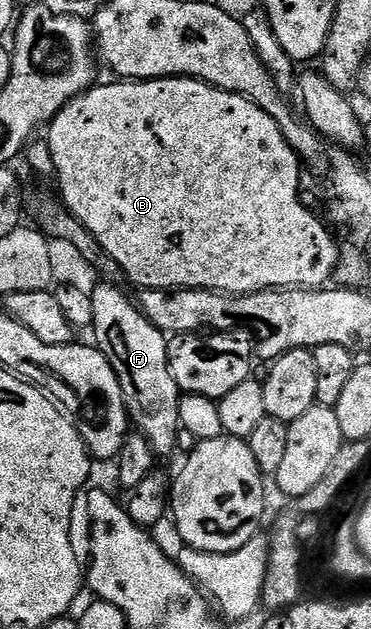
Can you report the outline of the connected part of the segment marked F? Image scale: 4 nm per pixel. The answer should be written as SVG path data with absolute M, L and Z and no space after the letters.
M99 281L90 293L94 325L93 341L98 350L112 364L116 380L120 380L122 394L126 398L126 413L136 425L137 433L143 434L159 459L178 450L178 399L180 391L168 368L167 335L156 328L142 314L142 308L133 297L125 294L122 286Z

